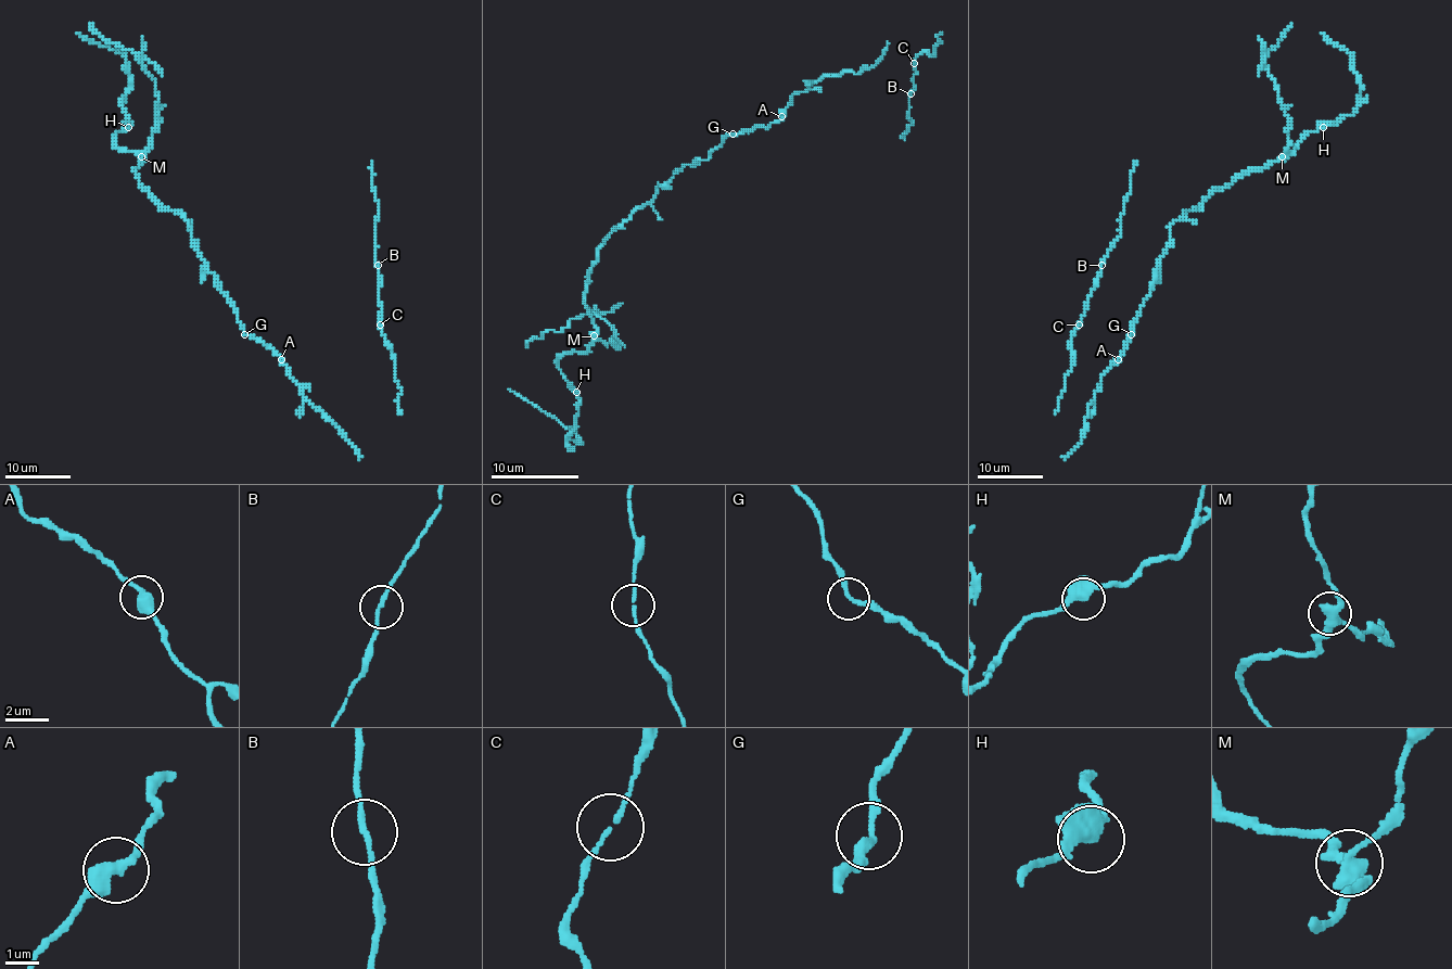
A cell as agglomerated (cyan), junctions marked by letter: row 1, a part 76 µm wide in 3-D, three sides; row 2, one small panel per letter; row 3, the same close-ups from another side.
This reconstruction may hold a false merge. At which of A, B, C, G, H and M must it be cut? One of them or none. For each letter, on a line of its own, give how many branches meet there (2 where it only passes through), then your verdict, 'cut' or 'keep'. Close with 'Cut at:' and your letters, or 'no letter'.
A: 2 | keep
B: 2 | keep
C: 2 | keep
G: 2 | keep
H: 3 | keep
M: 3 | cut
Cut at: M

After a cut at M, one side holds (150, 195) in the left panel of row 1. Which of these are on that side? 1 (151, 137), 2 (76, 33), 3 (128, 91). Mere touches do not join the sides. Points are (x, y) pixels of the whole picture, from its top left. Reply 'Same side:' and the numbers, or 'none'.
Same side: 2, 3

